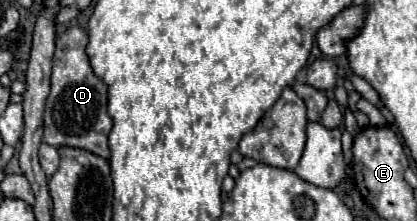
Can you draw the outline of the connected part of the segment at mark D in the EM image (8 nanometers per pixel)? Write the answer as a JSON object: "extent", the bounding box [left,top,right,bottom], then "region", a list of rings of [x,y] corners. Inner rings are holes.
{"extent":[44,27,112,159],"region":[[[72,27],[56,39],[56,53],[52,65],[52,89],[44,113],[44,141],[52,147],[80,147],[104,159],[110,157],[108,135],[112,119],[106,111],[106,85],[98,79],[86,57],[86,31]]]}

